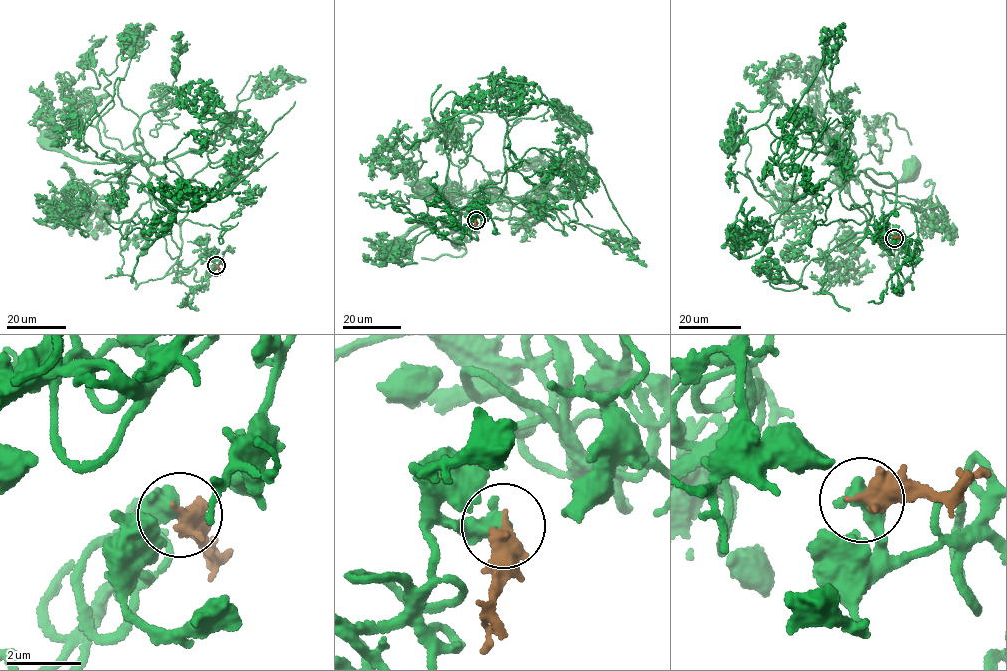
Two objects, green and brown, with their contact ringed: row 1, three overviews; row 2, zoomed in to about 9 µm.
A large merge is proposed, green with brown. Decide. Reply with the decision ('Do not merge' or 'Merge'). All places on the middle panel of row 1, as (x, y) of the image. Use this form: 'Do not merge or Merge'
Merge

